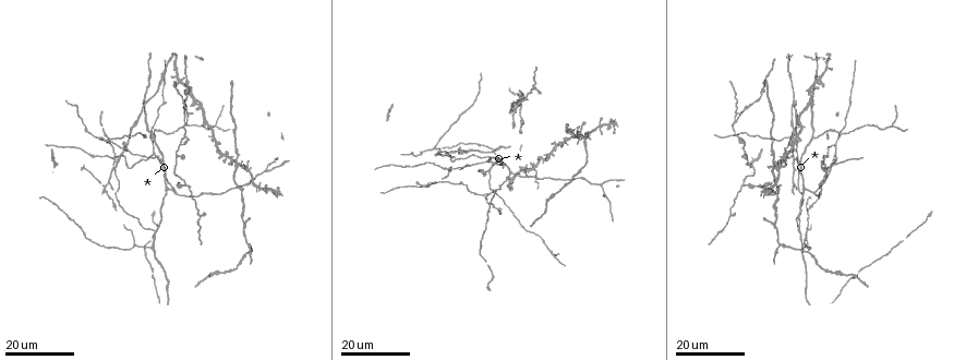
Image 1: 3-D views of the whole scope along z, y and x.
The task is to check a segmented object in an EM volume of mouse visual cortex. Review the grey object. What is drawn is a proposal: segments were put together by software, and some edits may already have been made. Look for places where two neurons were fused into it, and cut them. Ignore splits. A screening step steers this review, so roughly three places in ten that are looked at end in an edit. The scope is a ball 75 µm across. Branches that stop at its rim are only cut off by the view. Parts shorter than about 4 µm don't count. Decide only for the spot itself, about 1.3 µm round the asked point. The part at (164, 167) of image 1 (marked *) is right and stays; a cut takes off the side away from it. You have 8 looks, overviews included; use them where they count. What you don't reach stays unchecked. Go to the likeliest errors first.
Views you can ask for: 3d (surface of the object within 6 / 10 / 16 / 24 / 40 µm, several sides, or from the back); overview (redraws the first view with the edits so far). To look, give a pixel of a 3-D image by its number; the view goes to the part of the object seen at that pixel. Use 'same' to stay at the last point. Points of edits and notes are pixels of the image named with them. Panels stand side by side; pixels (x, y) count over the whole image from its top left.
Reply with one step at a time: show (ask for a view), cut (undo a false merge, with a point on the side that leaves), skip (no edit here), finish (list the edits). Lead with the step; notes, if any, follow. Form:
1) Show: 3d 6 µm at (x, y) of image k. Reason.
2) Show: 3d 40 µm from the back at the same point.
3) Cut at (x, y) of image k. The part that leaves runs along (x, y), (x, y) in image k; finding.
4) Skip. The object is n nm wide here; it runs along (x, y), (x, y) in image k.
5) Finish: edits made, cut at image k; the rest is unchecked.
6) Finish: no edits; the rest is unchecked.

Show: 3d 16 µm at (893, 127) of image 1. Arms part here.

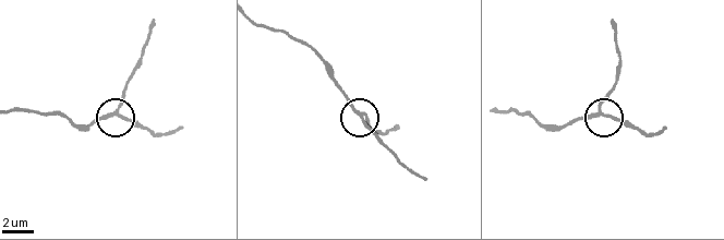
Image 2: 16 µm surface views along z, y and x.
Show: 3d 6 µm at (598, 111) of image 2.

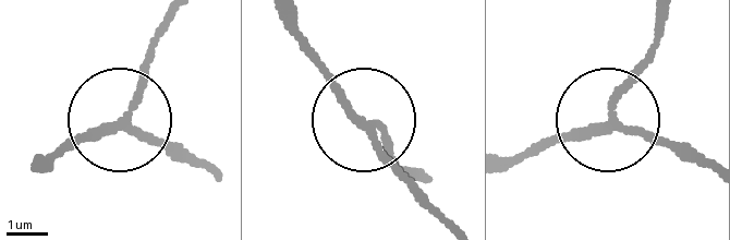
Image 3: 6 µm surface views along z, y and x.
Skip. 3 arms meet here; it runs along (281, 20), (430, 204) in image 3; continuous, no second neuron.

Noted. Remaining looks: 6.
Show: 3d 16 µm at (806, 189) of image 1. Looks like a crossing.

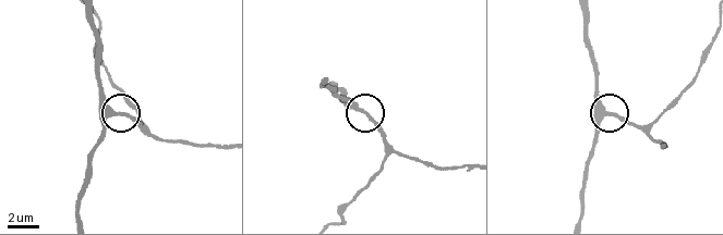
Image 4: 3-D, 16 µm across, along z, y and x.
Show: 3d 10 µm at (605, 113) of image 4.

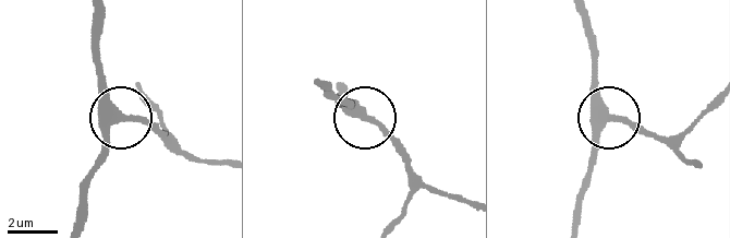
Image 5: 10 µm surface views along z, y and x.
Skip. All the same neuron.

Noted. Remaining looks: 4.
Show: 3d 16 µm at (798, 231) of image 1. Three arms meet.

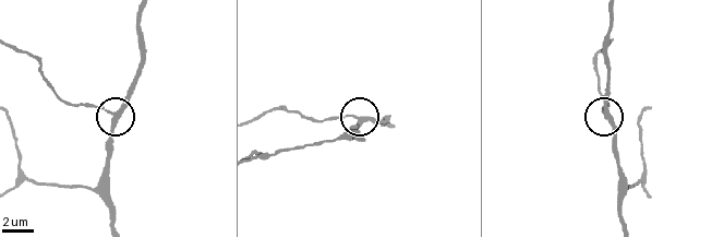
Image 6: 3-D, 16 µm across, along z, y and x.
Show: 3d 10 µm at (111, 112) of image 6. Closer look.

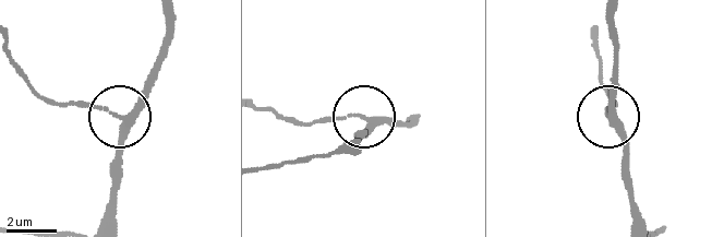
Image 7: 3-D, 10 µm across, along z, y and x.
Skip. It runs along (613, 18), (617, 86), (608, 116), (624, 143), (624, 185) in image 7; continuous, no second neuron.

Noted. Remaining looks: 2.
Show: 3d 24 µm at (435, 146) of image 1. Three-way junction.

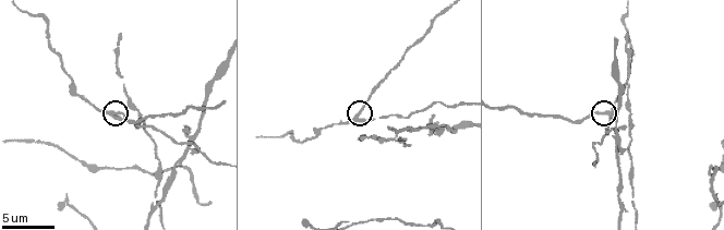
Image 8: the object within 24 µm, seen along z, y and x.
Show: 3d 6 µm at (113, 111) of image 8.

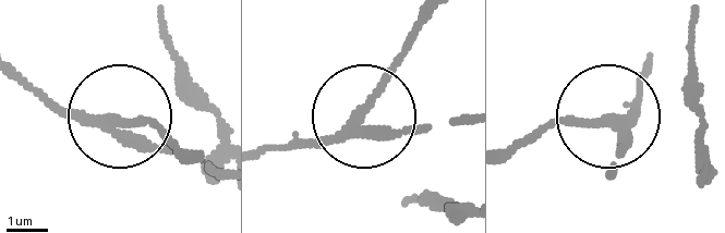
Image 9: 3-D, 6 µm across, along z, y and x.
Cut at (140, 120) of image 9. 3 arms meet here; the part that leaves runs along (106, 127), (150, 121), (174, 145) in image 9; a second neuron is stuck on.

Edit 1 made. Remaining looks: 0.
Finish: edits made, cut at image 9; the rest is unchecked.

